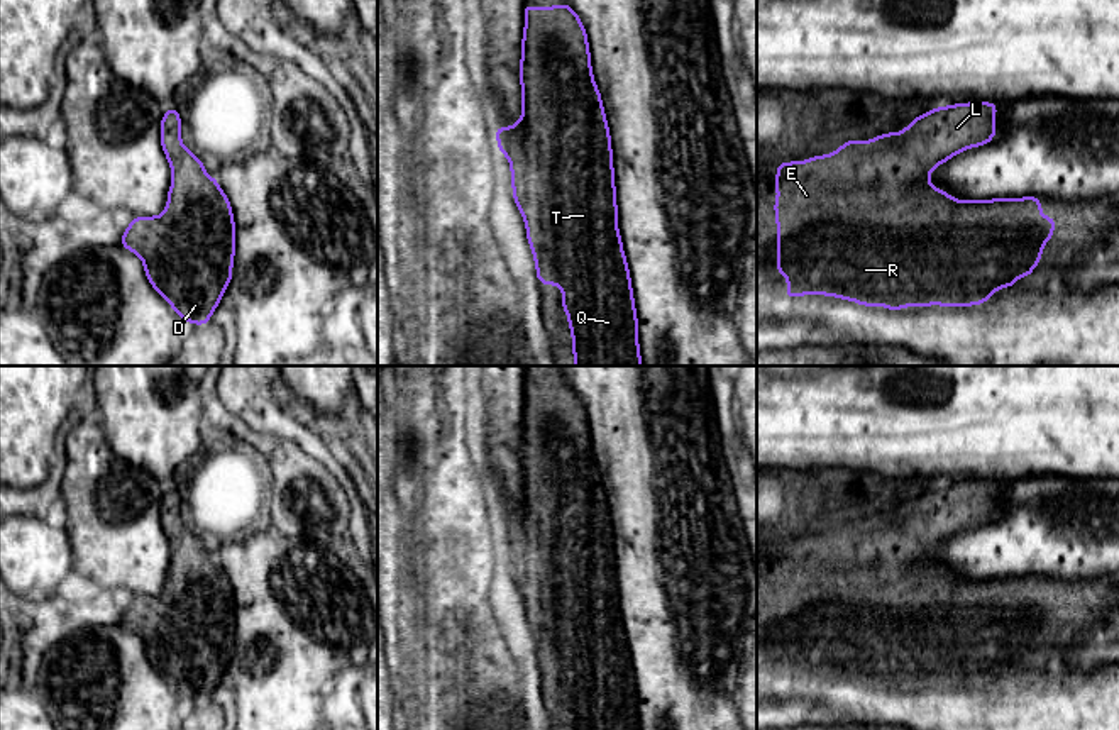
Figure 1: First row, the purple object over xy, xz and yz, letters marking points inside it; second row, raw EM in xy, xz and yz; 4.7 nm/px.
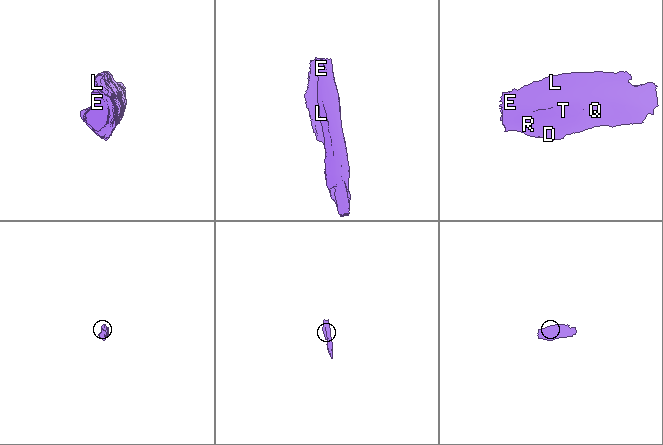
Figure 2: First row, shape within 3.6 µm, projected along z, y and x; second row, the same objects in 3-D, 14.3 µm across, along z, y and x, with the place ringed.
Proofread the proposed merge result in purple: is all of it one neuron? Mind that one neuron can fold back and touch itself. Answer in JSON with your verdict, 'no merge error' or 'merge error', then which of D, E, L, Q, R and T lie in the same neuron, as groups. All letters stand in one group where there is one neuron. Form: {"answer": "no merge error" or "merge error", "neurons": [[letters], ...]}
{"answer": "no merge error", "neurons": [["D", "E", "L", "Q", "R", "T"]]}

